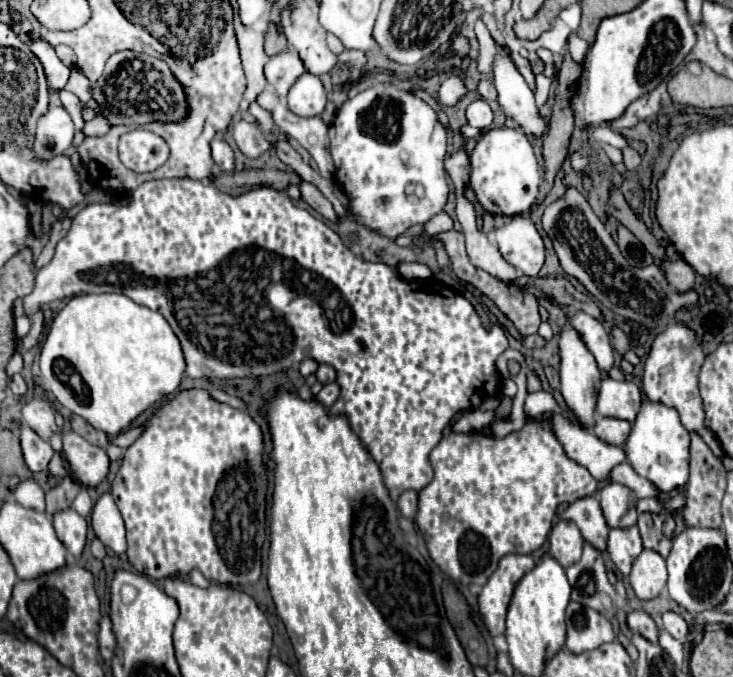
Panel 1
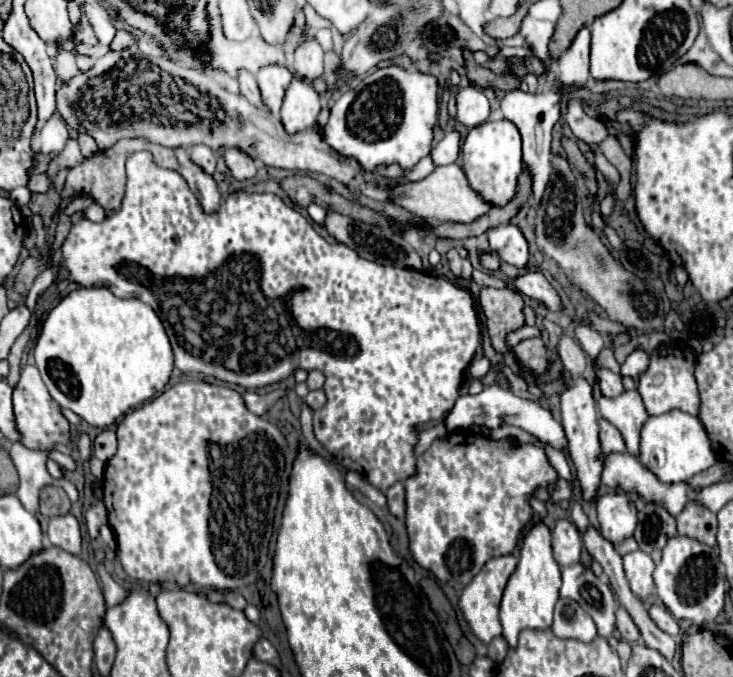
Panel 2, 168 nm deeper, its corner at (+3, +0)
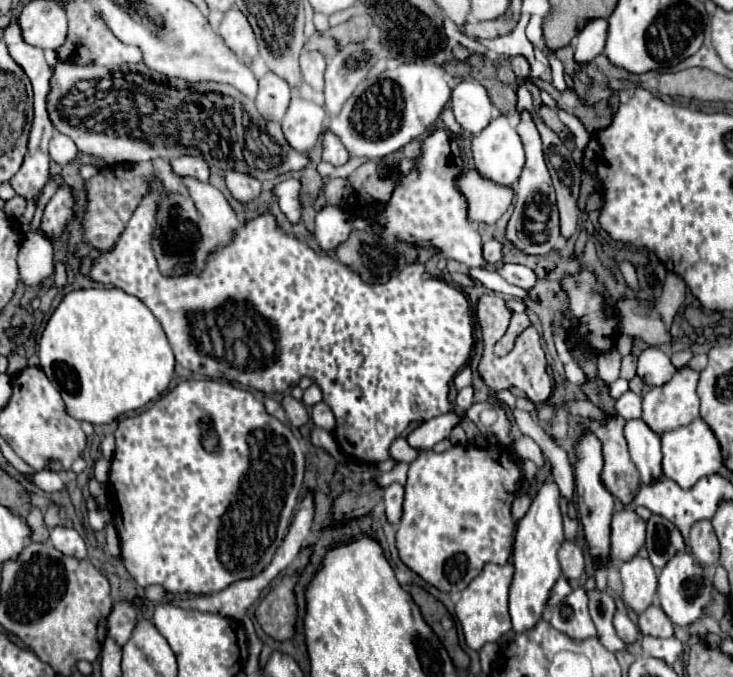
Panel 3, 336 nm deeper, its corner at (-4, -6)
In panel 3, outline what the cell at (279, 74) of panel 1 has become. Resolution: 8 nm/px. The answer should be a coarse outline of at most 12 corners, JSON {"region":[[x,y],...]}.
{"region":[[277,74],[259,80],[255,98],[263,118],[281,122],[291,88]]}

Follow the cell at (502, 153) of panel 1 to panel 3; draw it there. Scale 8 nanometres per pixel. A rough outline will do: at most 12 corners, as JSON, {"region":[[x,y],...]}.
{"region":[[507,116],[473,138],[483,178],[515,186],[525,150]]}

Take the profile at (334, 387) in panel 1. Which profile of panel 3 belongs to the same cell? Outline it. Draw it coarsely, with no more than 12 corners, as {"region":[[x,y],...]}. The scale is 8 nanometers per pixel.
{"region":[[325,402],[313,406],[311,420],[333,430],[335,416]]}

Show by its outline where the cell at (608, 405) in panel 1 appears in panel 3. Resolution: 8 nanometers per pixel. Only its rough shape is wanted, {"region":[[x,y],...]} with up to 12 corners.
{"region":[[641,420],[625,422],[625,438],[641,482],[661,476],[659,436]]}

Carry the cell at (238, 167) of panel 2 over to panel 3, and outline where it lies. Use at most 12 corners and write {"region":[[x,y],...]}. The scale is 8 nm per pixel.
{"region":[[227,170],[227,188],[241,202],[261,192],[261,182],[249,174]]}

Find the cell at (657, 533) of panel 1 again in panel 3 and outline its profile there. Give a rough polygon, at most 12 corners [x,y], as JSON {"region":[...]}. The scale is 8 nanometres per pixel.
{"region":[[653,514],[647,520],[649,560],[663,568],[685,540],[673,522]]}

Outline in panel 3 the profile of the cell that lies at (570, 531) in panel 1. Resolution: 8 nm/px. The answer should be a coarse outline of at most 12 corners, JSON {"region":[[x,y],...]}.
{"region":[[565,540],[559,550],[563,574],[577,580],[585,556],[577,542]]}

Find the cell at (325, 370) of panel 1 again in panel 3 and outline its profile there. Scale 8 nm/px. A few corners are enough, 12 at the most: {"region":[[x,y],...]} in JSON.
{"region":[[313,382],[303,396],[303,404],[313,406],[323,400],[323,392]]}

